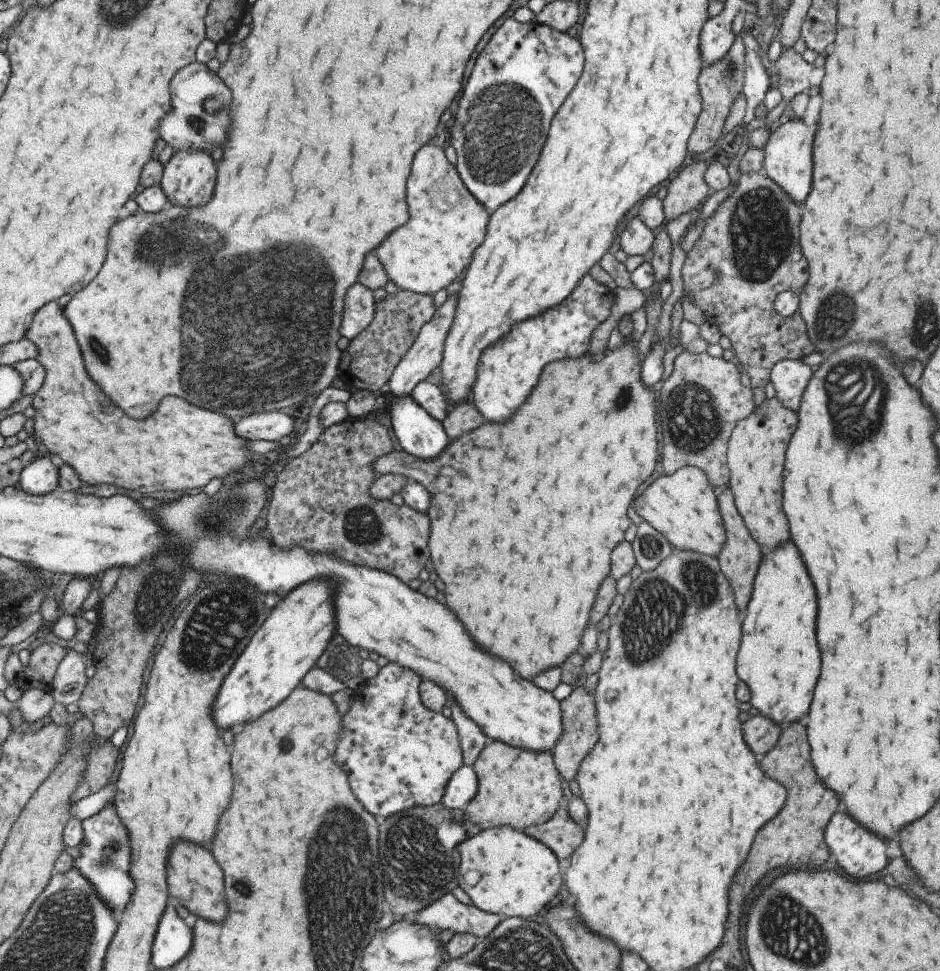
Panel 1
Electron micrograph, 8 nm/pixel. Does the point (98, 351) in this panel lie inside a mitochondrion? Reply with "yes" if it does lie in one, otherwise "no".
yes

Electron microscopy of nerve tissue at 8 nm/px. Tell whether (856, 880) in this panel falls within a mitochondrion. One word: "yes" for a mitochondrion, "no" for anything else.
no

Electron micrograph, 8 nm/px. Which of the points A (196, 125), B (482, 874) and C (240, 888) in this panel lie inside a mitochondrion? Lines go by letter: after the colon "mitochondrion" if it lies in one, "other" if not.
A: mitochondrion
B: other
C: mitochondrion

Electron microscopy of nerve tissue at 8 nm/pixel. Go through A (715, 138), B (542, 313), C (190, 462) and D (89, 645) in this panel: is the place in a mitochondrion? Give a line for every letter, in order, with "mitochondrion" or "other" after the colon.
A: other
B: other
C: other
D: other

